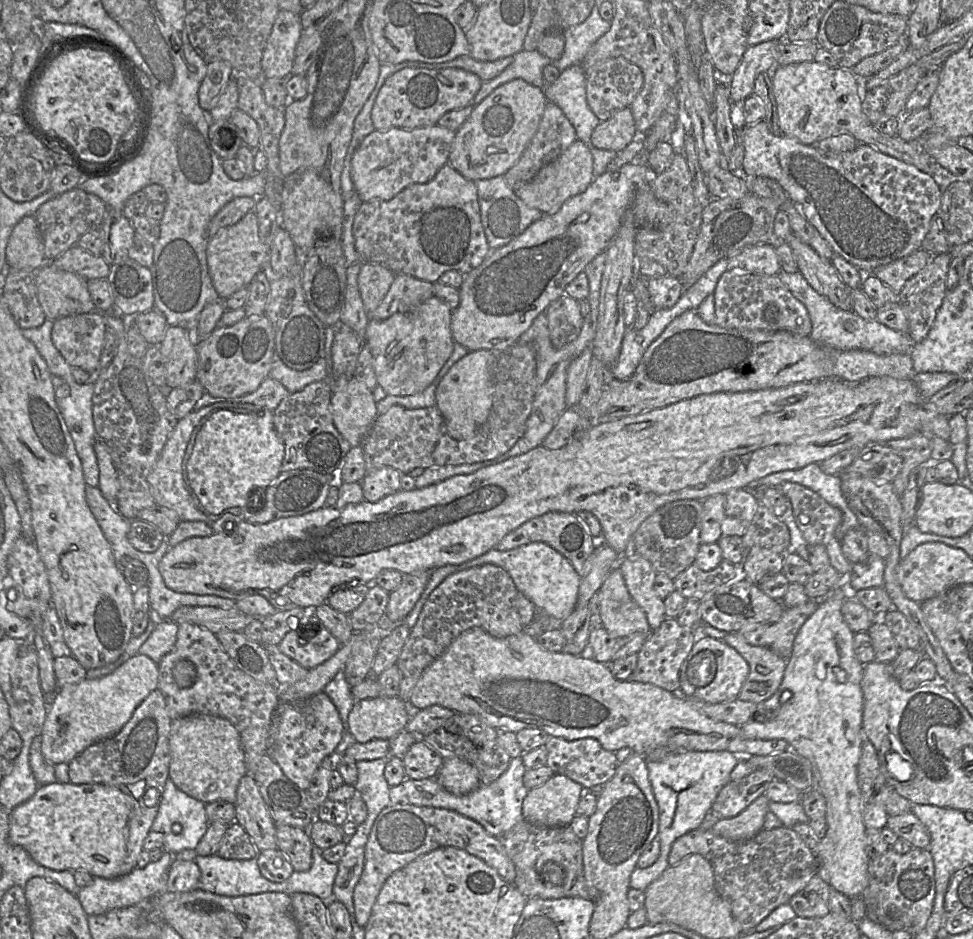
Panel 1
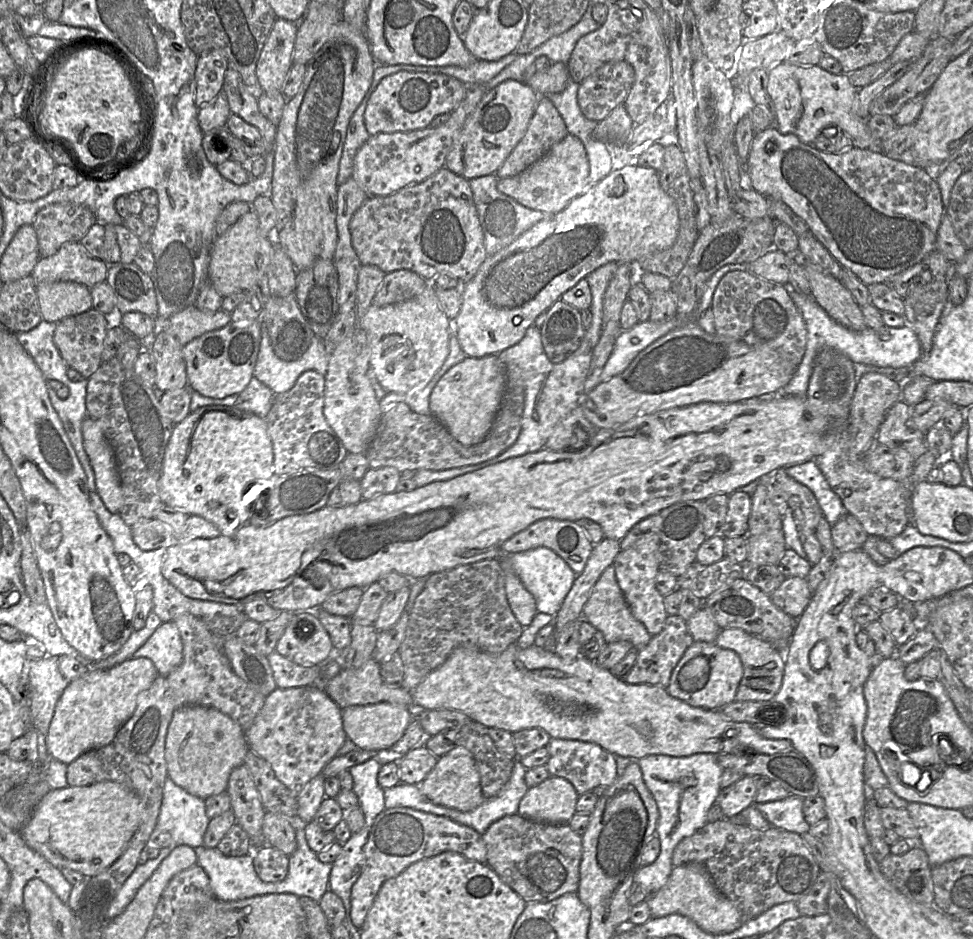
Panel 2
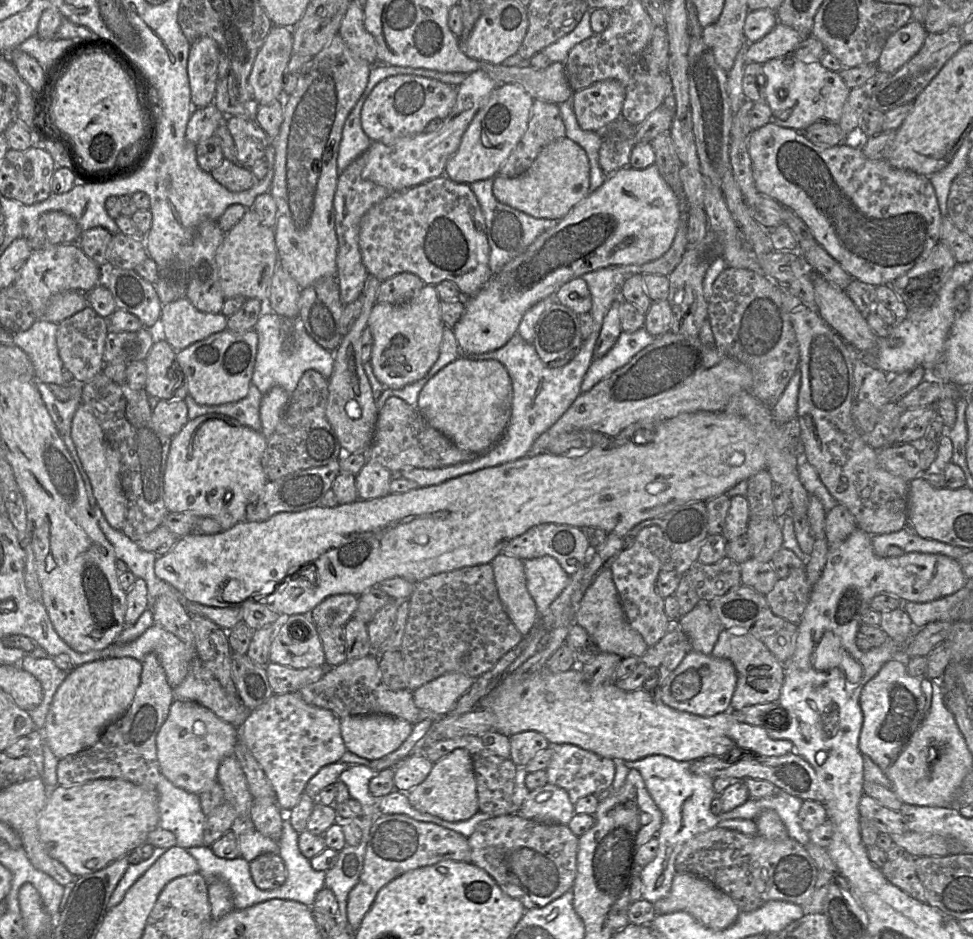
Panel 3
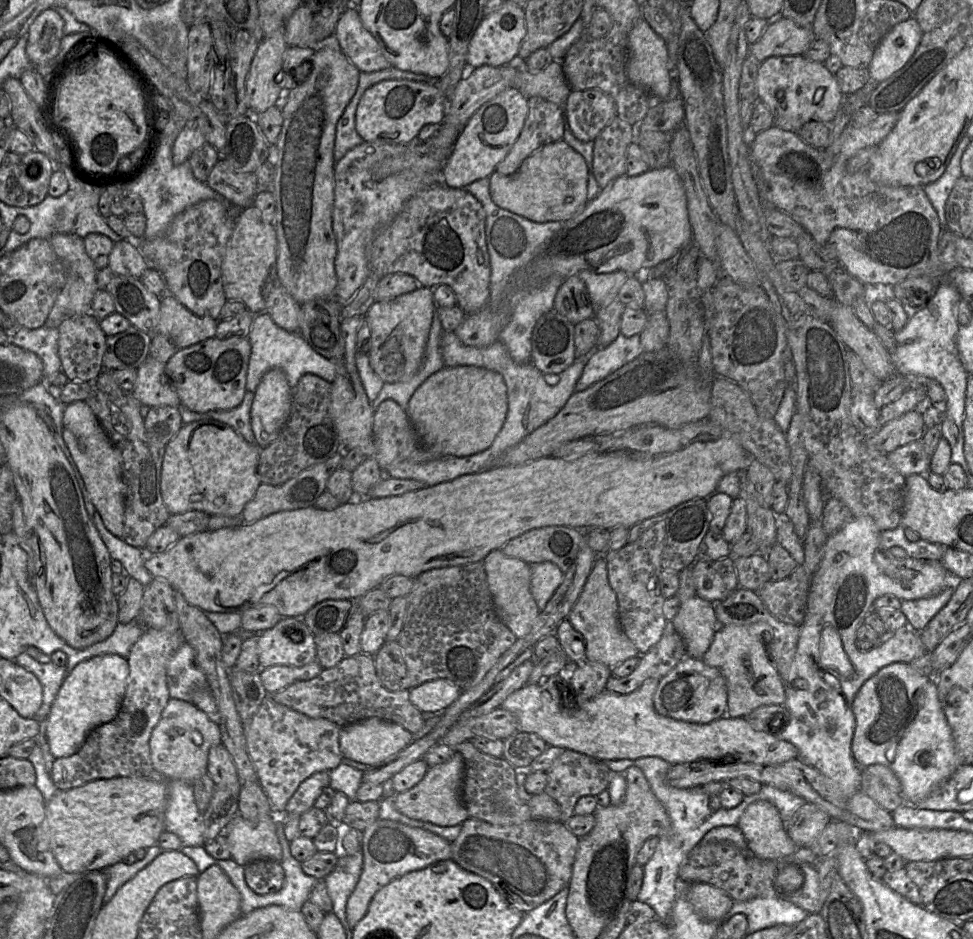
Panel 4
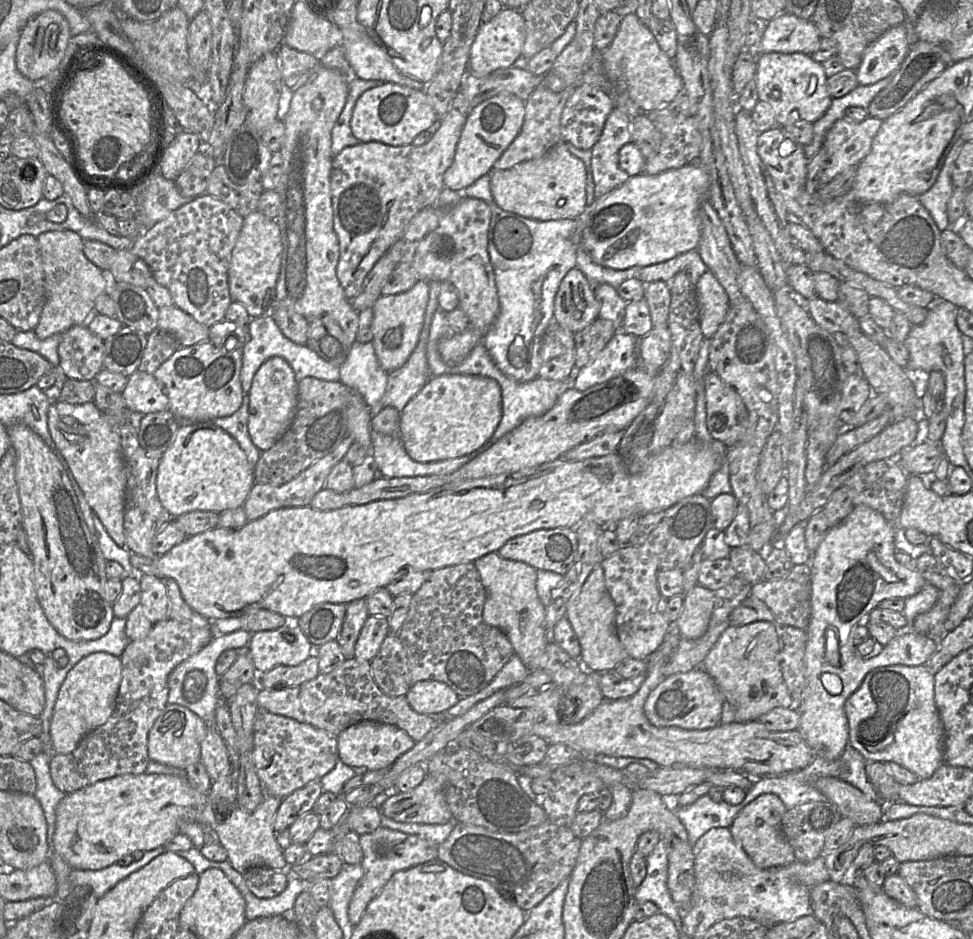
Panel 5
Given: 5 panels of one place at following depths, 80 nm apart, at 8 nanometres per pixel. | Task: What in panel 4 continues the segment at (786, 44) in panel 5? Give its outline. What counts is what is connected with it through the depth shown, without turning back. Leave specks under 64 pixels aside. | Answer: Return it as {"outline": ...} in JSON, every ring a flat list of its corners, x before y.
{"outline":[[782,16,769,20,758,41,751,45,750,55,763,62,772,56,804,55,815,40,812,27,802,27]]}

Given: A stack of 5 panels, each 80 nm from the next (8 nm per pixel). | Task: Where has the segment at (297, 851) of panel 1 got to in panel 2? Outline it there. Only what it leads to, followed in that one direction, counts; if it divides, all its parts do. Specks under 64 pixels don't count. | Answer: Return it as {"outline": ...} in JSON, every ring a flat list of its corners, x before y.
{"outline":[[266,812,263,819,263,838,270,845,290,856,297,847,296,829,289,818,280,813]]}

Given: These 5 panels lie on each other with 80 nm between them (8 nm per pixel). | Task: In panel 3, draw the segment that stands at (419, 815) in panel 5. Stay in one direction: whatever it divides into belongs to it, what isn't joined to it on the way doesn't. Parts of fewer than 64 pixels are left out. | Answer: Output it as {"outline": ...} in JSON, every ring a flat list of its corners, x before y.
{"outline":[[457,748,435,762,426,779,407,792,407,797,415,809,443,820,458,822,470,819,479,809,473,761,469,752]]}

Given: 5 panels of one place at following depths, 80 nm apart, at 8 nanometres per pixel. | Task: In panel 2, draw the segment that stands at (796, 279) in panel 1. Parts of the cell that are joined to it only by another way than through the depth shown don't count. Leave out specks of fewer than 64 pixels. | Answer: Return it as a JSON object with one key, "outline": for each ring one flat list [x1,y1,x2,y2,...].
{"outline":[[789,283,784,286,799,310,802,311,807,326,807,339,805,353,798,368,789,383,778,394,805,397,814,358,822,347,839,350,855,364,890,367,896,370,907,370,923,355,917,335,906,324,901,327,884,325,879,329,866,328,861,332,851,331,833,320,812,295,797,292]]}

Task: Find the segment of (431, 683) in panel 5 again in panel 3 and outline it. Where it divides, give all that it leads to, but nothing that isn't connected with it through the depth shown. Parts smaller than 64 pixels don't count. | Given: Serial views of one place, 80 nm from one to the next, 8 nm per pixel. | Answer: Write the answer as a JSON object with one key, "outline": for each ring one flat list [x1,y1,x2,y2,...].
{"outline":[[458,672,443,674,414,690,414,703,421,710,445,716,474,681,474,678]]}

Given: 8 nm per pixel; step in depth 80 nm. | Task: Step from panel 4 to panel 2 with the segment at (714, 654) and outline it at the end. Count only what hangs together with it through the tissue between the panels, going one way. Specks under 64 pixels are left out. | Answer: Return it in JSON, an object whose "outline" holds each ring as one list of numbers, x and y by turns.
{"outline":[[721,629,716,645,736,652,743,664,743,677,737,689,736,701,769,701,779,691,784,676,785,658,783,652,771,643,750,635,741,629]]}

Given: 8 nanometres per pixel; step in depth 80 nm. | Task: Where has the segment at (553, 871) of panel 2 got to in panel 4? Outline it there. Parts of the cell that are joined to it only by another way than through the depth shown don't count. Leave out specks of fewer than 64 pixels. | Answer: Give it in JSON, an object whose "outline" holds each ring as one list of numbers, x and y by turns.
{"outline":[[468,818,461,826,459,835,451,842,451,860,466,871,488,880,511,907,526,914,568,886,579,838,569,830,567,824,531,819,518,825,497,826]]}

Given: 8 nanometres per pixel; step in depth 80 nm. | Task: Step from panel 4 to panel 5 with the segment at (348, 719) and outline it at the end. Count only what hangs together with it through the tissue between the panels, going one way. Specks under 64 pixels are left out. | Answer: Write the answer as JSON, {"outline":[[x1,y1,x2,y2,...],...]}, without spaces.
{"outline":[[354,657,346,659,333,671,320,673,298,686,260,689,257,701,260,710,292,718,335,736,353,724,368,720,394,725,418,742,438,724,429,715,414,711,405,695,391,697,384,694,374,681,370,662]]}

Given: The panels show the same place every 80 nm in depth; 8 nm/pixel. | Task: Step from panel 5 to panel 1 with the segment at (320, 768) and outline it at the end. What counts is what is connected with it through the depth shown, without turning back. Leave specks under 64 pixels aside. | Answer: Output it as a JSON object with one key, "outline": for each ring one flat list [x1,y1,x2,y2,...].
{"outline":[[324,691,305,699,280,702,273,716,267,755,292,782,307,790,323,760,335,753,344,733,339,712]]}

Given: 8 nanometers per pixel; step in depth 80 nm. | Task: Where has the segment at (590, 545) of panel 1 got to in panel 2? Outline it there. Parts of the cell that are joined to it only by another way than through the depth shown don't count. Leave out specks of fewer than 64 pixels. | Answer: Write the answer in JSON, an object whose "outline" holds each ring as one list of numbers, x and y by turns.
{"outline":[[545,518,534,522,526,529,513,535,503,543,501,548,502,553,512,554,538,547,546,547,559,555,576,575,580,575,585,569,594,546,595,545,587,537,585,530,578,525,577,522]]}

